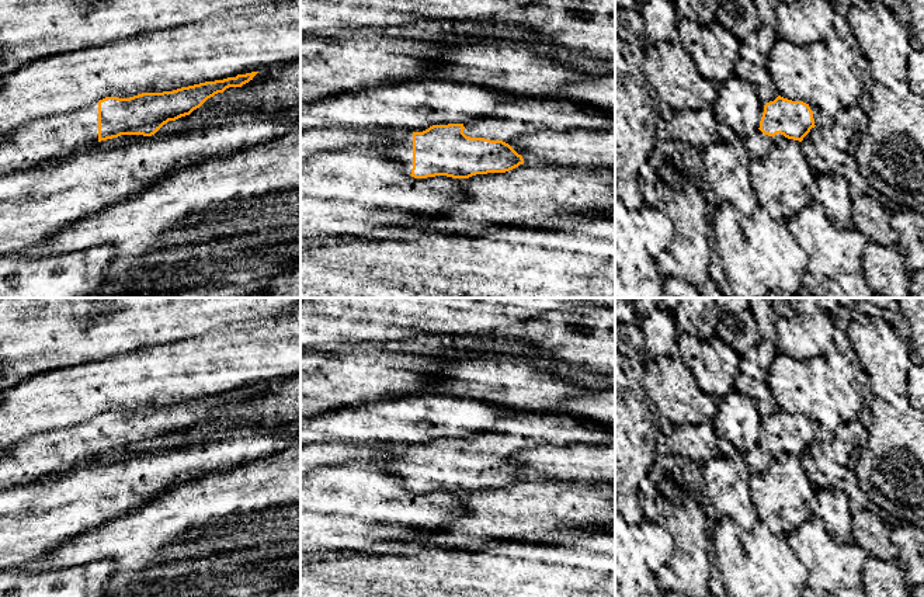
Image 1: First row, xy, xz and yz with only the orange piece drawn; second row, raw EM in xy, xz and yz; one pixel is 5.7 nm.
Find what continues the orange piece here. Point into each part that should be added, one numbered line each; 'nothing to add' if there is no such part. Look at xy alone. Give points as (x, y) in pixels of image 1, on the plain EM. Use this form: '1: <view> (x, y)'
1: xy (38, 455)

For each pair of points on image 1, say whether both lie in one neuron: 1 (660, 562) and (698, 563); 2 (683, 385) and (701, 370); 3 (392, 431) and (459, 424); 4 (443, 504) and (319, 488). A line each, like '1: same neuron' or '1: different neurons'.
1: different neurons
2: different neurons
3: same neuron
4: same neuron

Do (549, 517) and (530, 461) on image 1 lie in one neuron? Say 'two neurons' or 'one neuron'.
two neurons

